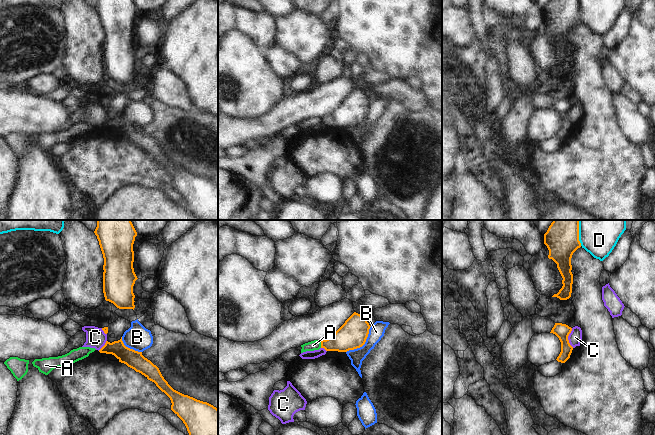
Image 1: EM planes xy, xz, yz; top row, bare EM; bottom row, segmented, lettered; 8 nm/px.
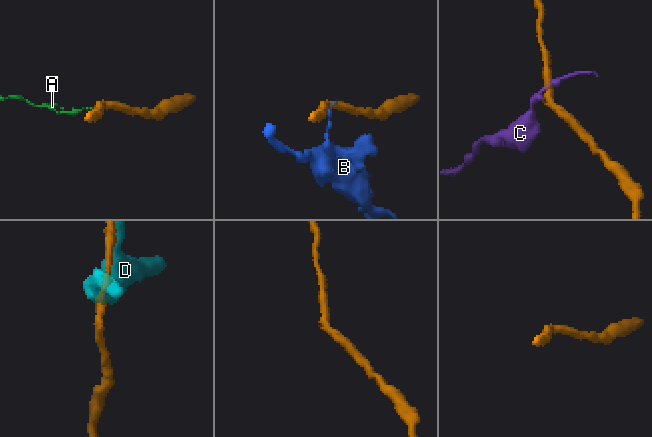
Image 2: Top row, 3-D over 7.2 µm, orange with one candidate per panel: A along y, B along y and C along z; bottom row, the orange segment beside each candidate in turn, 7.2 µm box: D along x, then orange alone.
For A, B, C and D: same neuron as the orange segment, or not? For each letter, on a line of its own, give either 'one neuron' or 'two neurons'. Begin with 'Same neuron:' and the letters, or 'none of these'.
Same neuron: none of these
A: two neurons
B: two neurons
C: two neurons
D: two neurons

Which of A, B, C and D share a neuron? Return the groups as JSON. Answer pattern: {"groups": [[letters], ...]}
{"groups": [["A"], ["B"], ["C"], ["D"]]}

